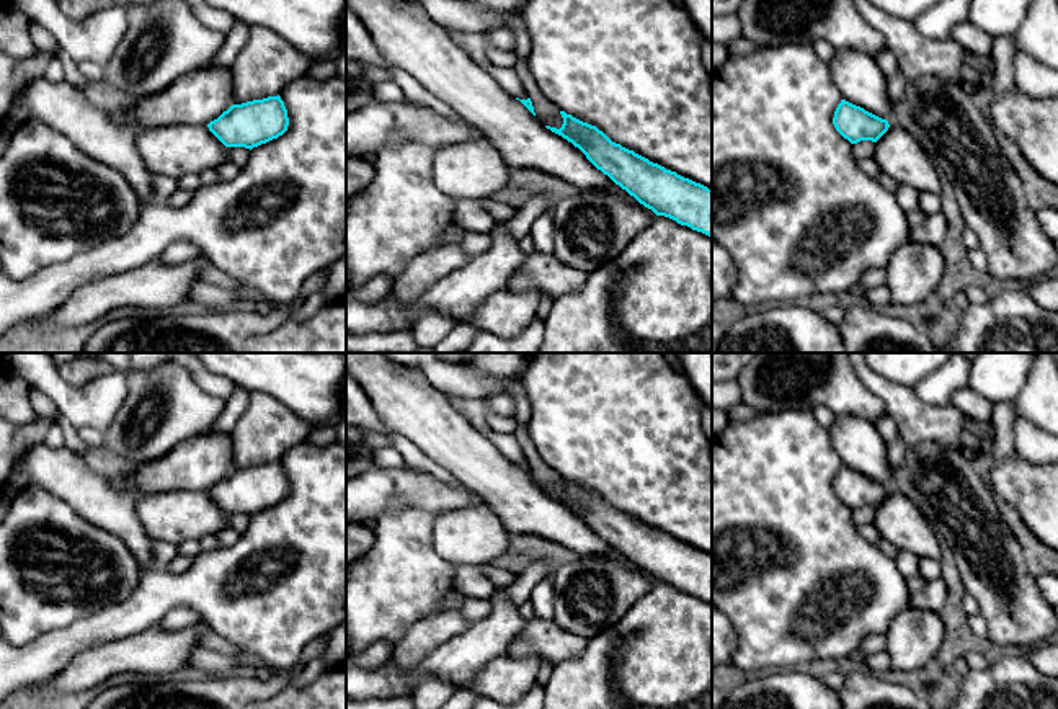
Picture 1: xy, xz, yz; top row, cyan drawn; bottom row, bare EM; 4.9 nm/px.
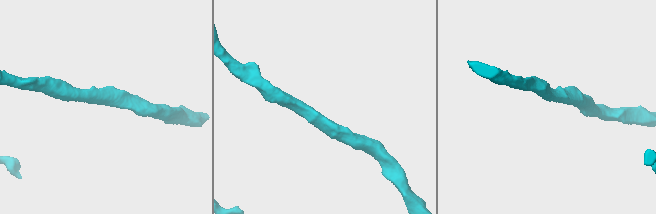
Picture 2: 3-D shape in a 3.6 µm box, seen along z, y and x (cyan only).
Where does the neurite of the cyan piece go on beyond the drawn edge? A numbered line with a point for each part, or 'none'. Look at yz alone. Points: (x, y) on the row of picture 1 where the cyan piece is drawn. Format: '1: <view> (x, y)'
1: yz (898, 156)

